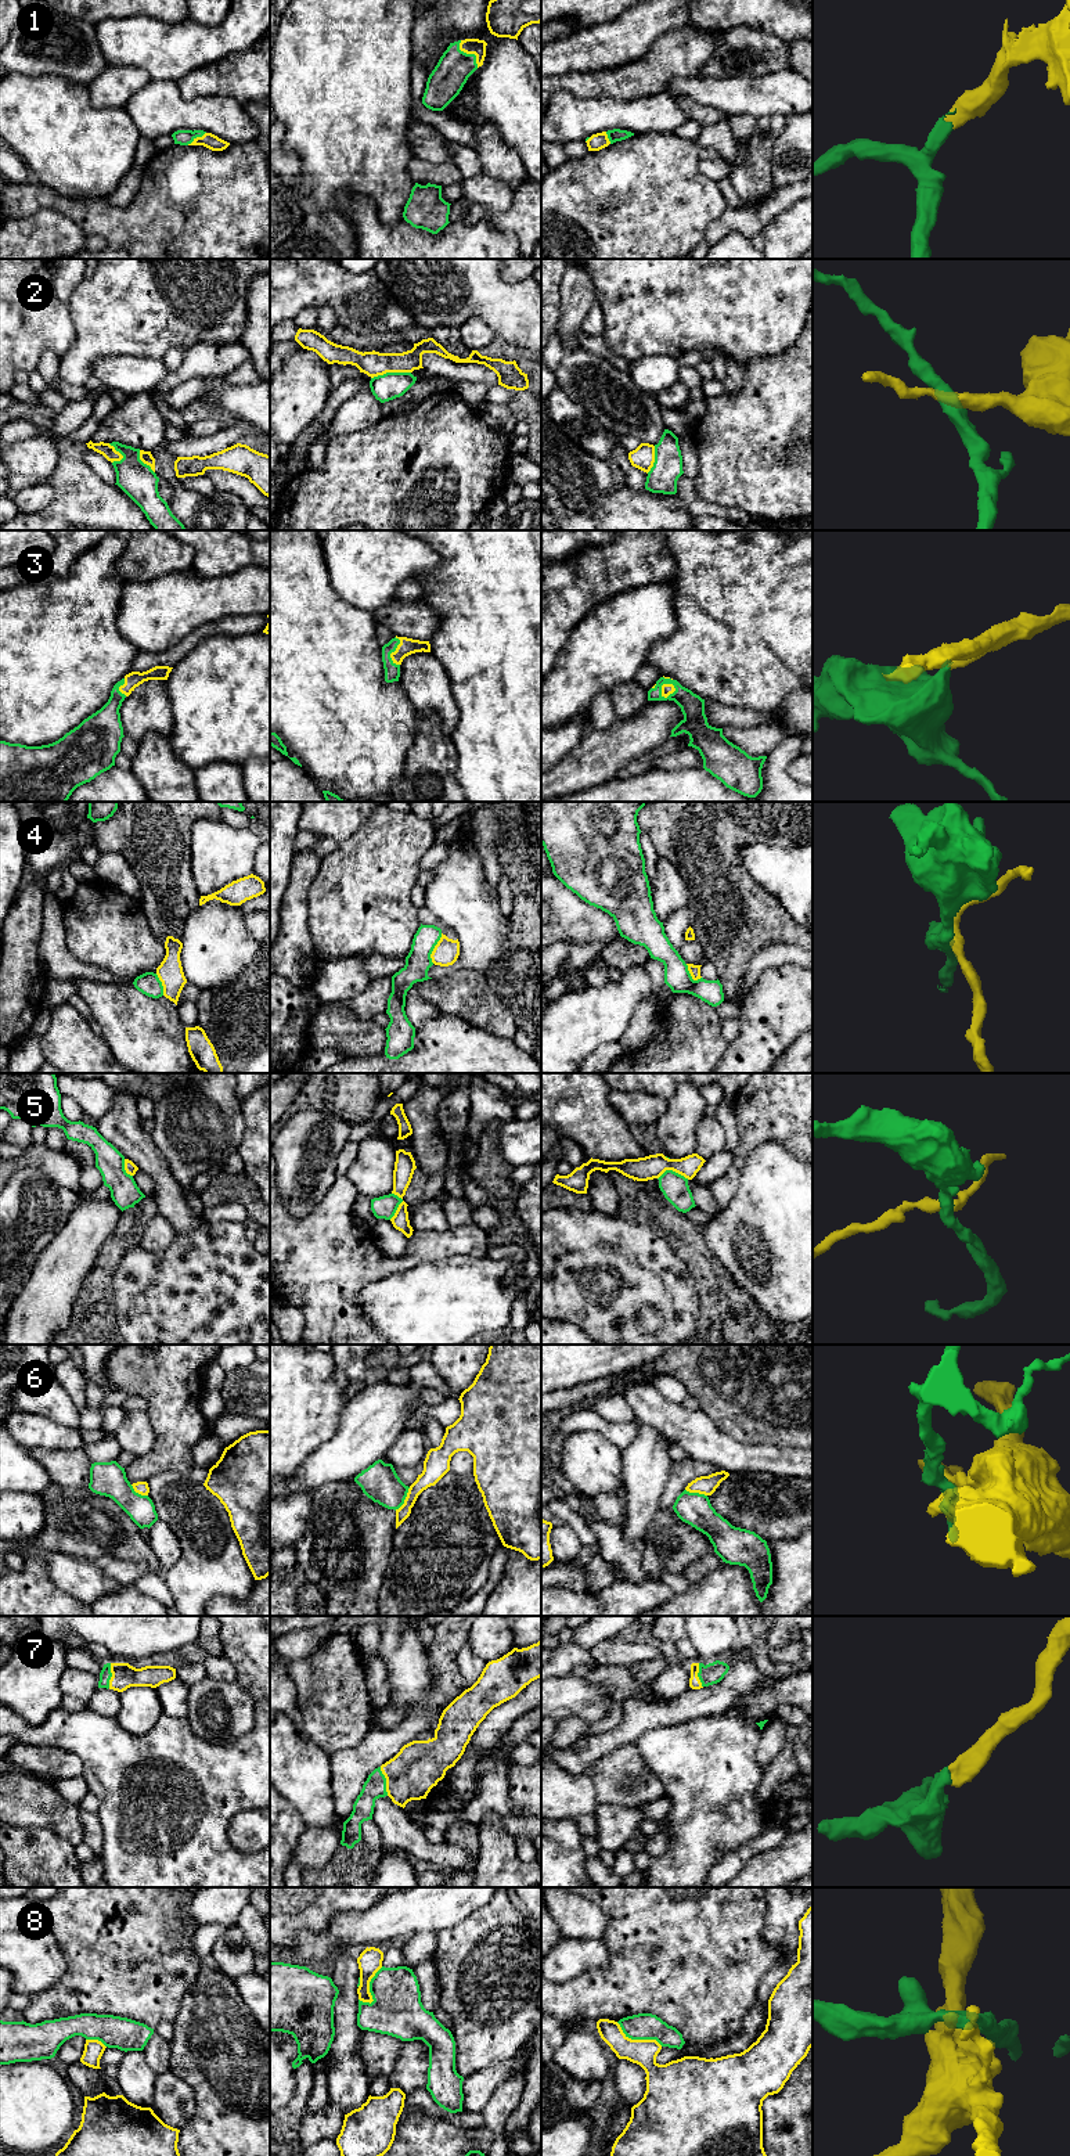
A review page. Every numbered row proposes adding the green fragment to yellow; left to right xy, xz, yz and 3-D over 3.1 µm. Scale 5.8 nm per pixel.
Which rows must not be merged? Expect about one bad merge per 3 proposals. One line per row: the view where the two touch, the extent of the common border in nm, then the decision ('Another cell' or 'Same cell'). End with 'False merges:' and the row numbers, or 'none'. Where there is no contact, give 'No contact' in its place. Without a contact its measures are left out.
1: Touches yellow in xz. Shared border 190 nm. Same cell
2: Touches yellow in xz. Shared border 240 nm. Another cell
3: Touches yellow in yz. Shared border 110 nm. Same cell
4: Touches yellow in xz. Shared border 190 nm. Another cell
5: Touches yellow in yz. Shared border 180 nm. Another cell
6: Touches yellow in xz. Shared border 160 nm. Another cell
7: Touches yellow in xz. Shared border 180 nm. Same cell
8: Touches yellow in yz. Shared border 300 nm. Another cell
False merges: 2, 4, 5, 6, 8

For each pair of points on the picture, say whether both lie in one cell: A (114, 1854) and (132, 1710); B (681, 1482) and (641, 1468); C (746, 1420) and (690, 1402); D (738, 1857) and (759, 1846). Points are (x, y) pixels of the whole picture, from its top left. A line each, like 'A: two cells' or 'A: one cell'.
A: two cells
B: two cells
C: two cells
D: one cell

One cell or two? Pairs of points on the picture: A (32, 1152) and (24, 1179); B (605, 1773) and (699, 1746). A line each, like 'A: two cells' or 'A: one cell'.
A: two cells
B: two cells

